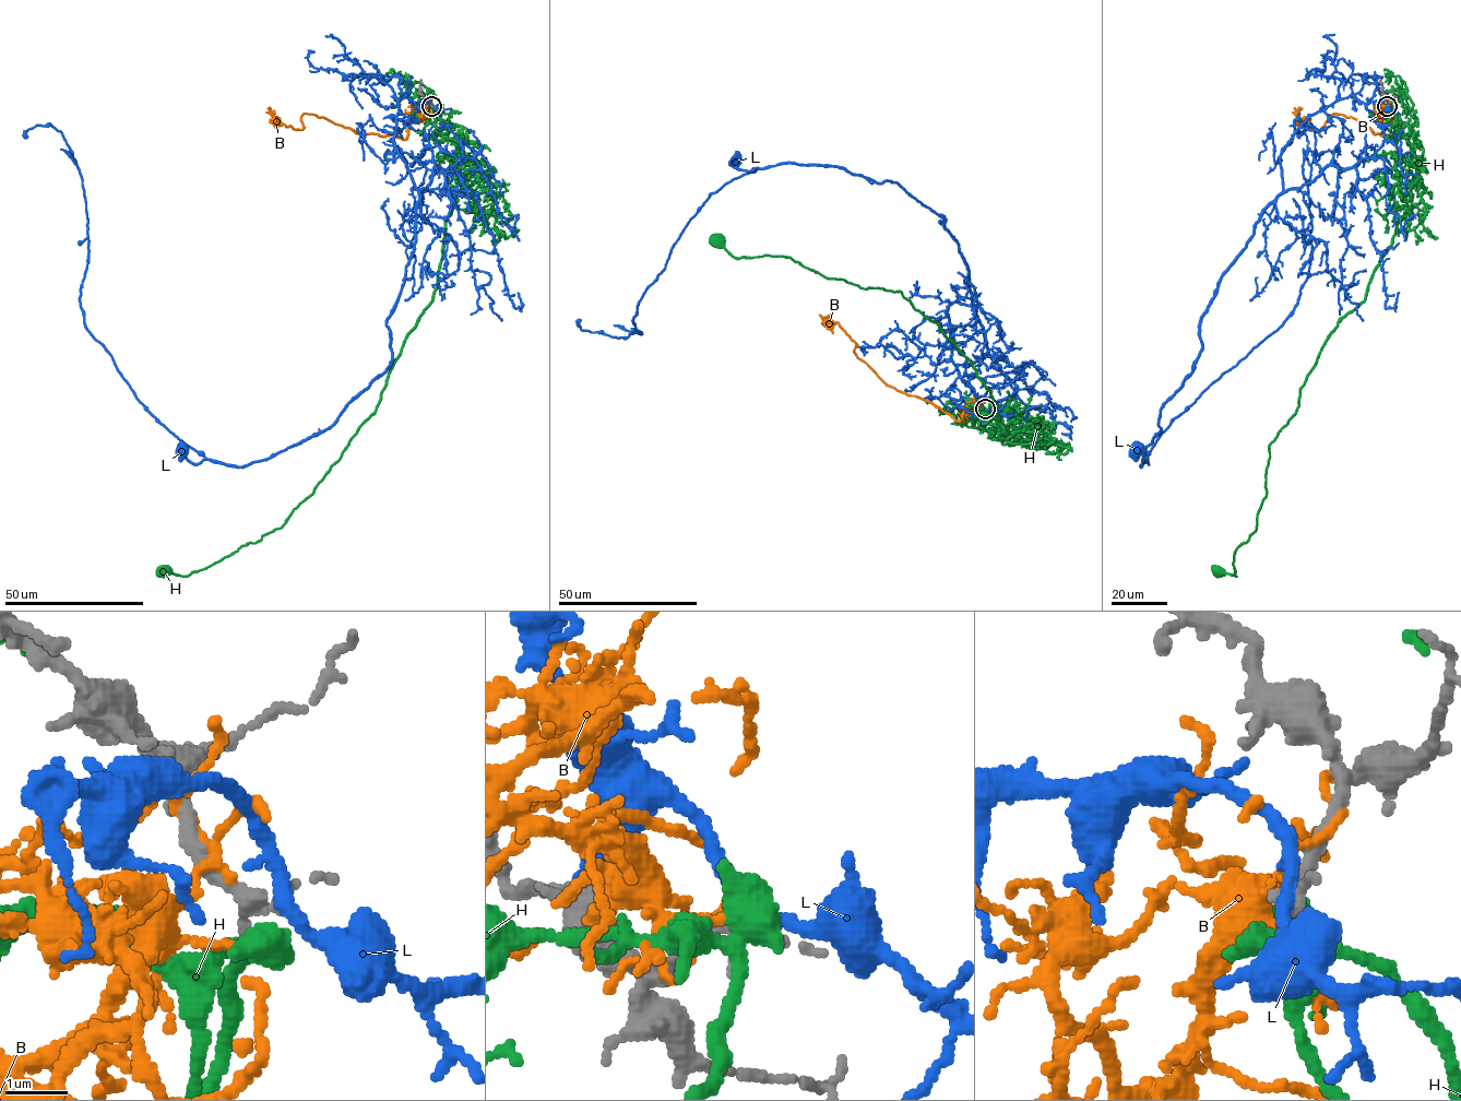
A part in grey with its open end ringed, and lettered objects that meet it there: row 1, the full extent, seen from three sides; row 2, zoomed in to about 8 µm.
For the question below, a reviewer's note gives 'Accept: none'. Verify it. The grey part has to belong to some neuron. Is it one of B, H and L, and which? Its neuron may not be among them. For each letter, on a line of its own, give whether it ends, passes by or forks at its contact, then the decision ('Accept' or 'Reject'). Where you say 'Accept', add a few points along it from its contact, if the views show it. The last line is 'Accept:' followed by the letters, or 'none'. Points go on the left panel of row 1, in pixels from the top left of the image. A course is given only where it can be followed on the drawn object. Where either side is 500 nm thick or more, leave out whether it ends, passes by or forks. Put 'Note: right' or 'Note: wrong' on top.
Note: right
B: It forks there. Reject
H: It forks there. Reject
L: It passes by. Reject
Accept: none

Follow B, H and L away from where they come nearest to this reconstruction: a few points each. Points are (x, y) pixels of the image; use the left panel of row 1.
B: (429, 104), (410, 123), (404, 139), (356, 133), (306, 114), (301, 129), (294, 129), (276, 123), (270, 108)
H: (430, 108), (458, 148), (446, 186), (452, 210), (434, 297), (376, 411), (280, 528), (187, 576), (166, 572)
L: (432, 106), (398, 102), (393, 145), (419, 203), (390, 366), (269, 458), (183, 451)

